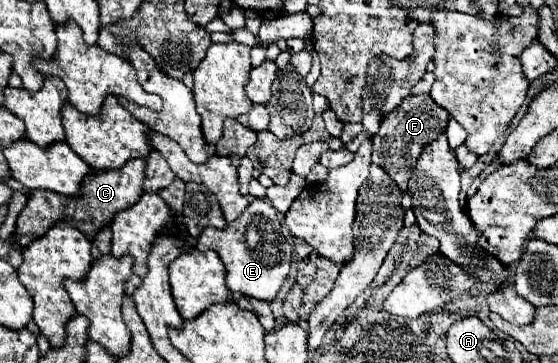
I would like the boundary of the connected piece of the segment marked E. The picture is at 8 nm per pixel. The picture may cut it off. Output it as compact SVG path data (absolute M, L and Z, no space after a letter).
M252 200L244 214L224 230L204 230L198 238L200 252L214 250L226 266L226 282L232 292L248 298L272 302L290 274L292 246L282 236L282 224L276 208L266 200Z

